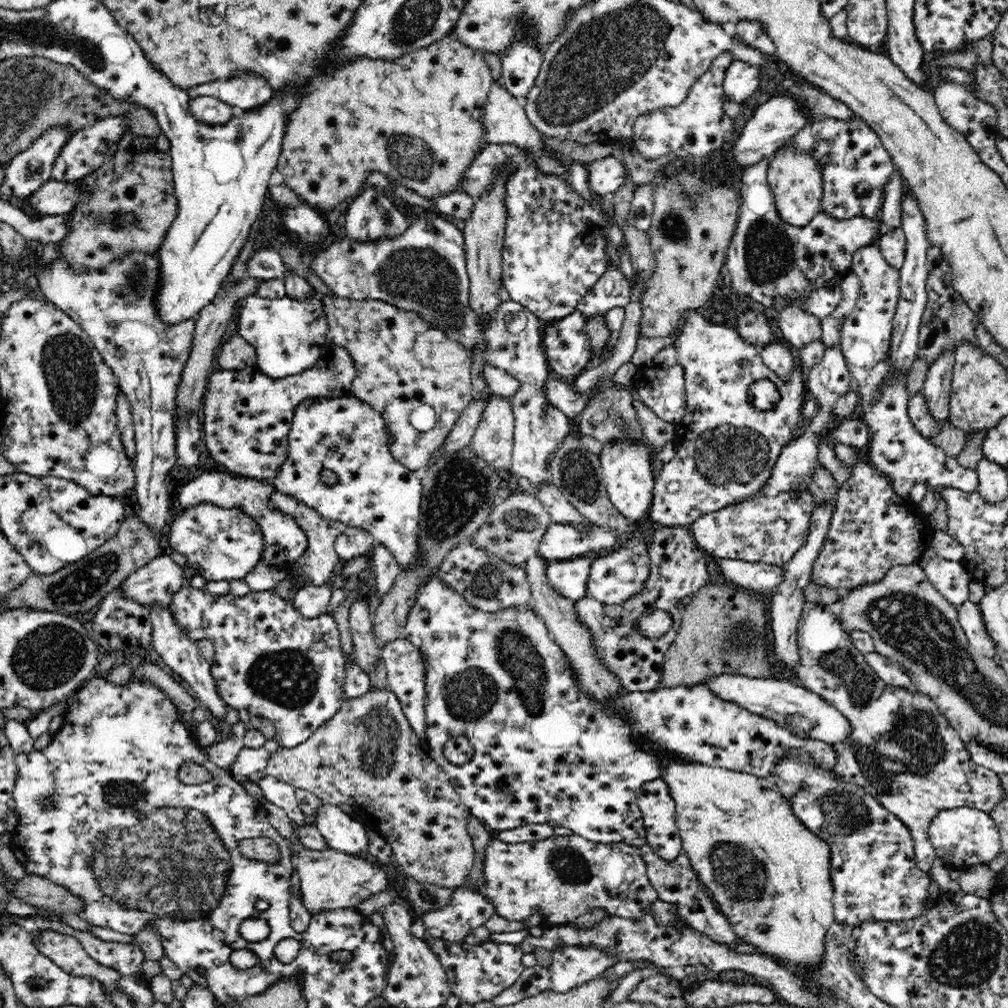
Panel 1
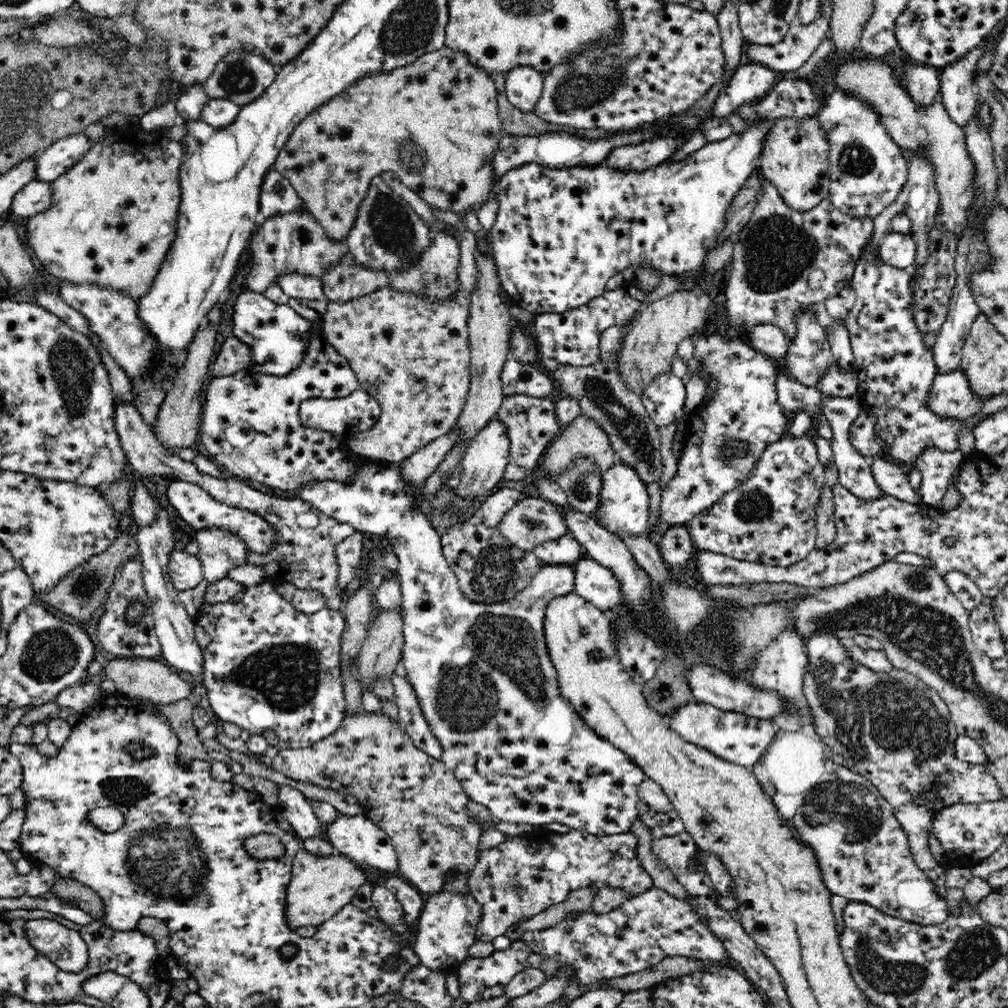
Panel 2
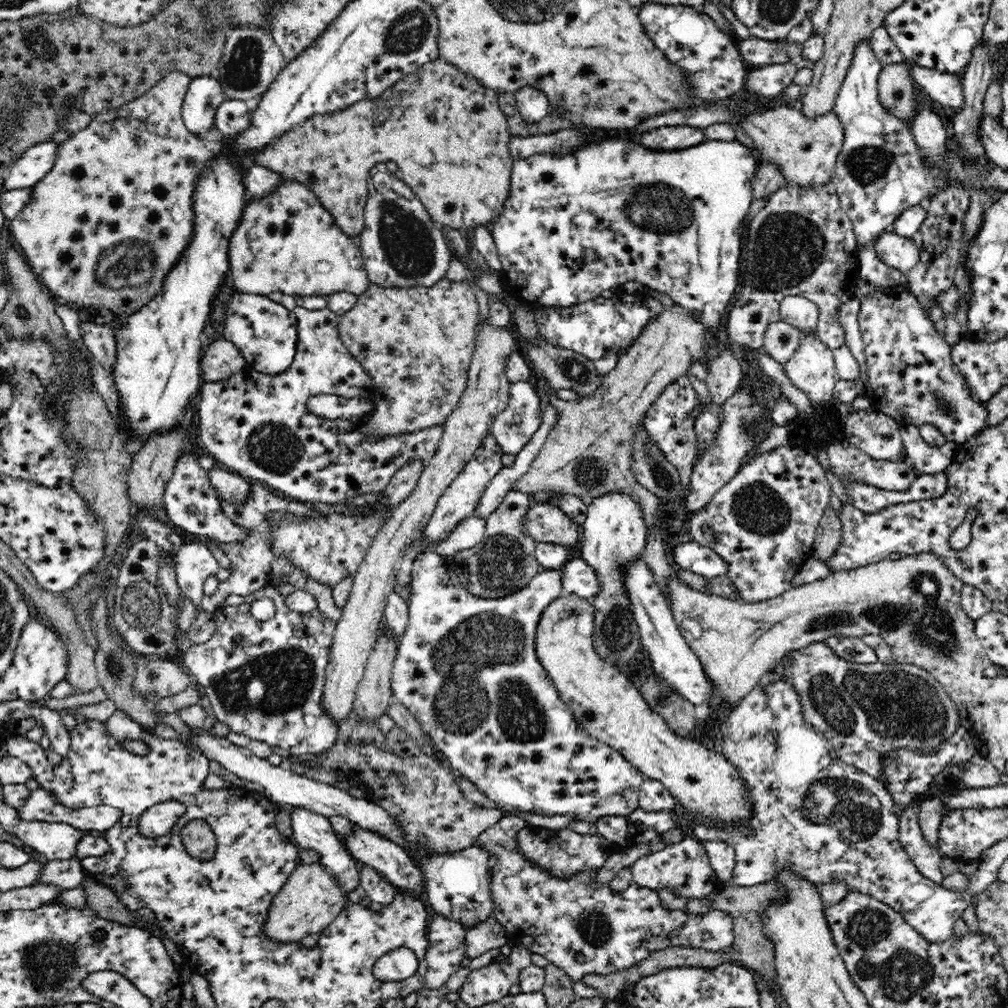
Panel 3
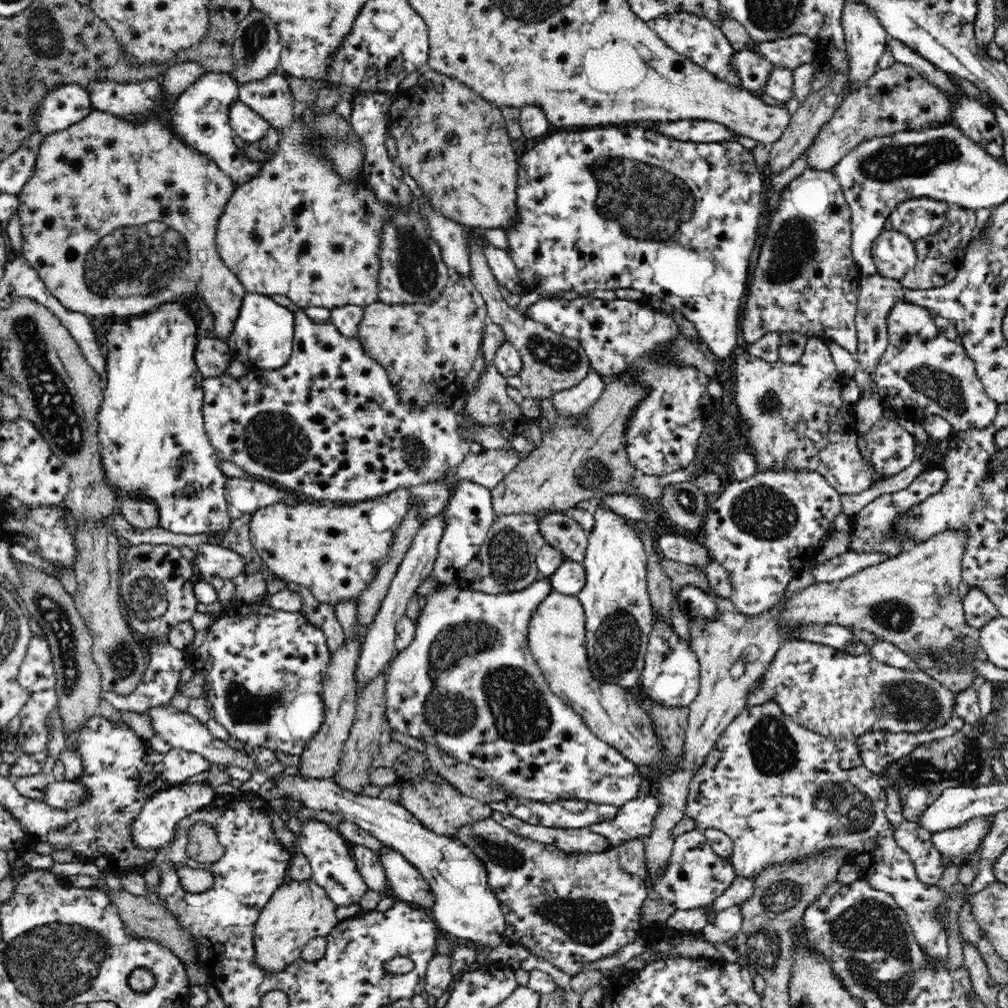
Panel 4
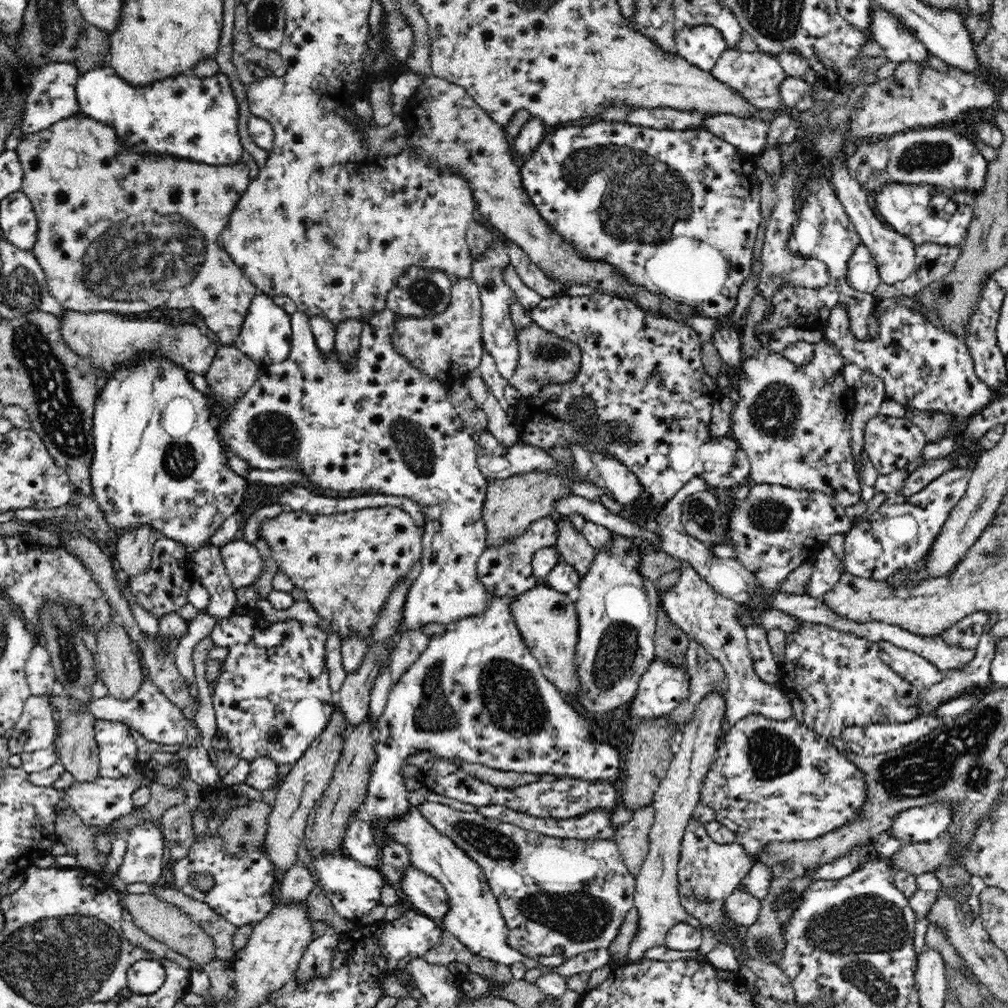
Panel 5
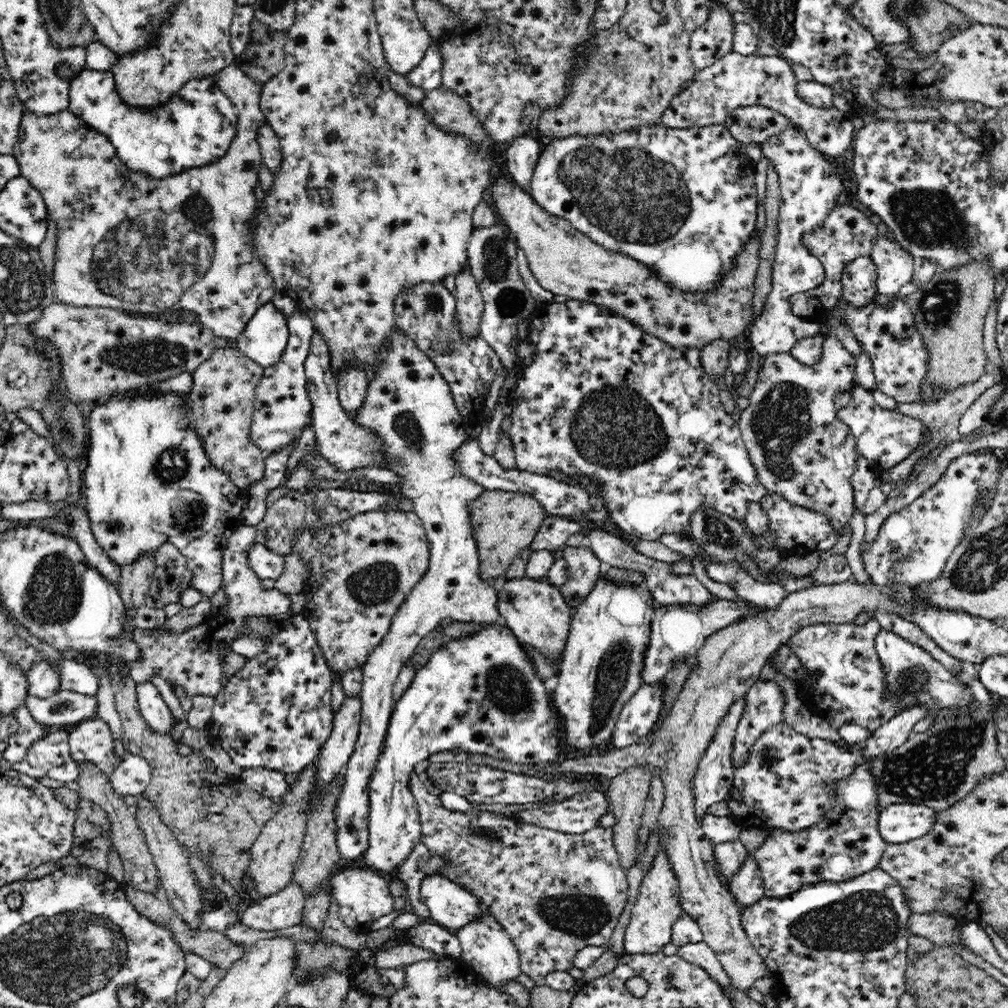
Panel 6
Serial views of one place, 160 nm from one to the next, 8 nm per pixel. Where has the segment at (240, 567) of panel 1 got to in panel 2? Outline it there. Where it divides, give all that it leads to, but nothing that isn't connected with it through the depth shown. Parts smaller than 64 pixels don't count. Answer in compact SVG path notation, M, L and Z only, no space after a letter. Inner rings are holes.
M212 526L206 532L196 532L194 540L200 544L198 560L202 563L203 578L208 585L226 578L227 572L235 565L248 563L248 545L228 528Z

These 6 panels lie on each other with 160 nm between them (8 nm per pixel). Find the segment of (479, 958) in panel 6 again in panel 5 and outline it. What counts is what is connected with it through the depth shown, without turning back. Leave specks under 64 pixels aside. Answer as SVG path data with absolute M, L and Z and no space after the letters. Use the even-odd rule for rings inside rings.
M417 807L408 808L401 815L384 817L372 828L381 830L381 836L386 836L387 840L404 845L409 850L411 865L434 877L442 885L449 900L447 912L440 922L443 931L452 933L470 952L489 958L492 962L510 967L514 962L524 960L524 955L509 945L505 916L481 866L453 839L436 830Z

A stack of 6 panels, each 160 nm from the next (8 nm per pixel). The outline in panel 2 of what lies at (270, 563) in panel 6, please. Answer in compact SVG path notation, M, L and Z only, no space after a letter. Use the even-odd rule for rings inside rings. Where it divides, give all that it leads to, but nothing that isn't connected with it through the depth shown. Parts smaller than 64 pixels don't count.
M174 550L170 554L166 572L167 578L178 592L196 588L203 579L202 563L194 554L190 555L183 550Z

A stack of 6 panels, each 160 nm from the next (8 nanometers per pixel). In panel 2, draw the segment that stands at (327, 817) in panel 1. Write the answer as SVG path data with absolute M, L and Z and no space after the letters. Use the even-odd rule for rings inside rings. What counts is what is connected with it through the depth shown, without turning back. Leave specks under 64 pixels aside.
M340 813L334 822L326 826L324 835L326 840L338 849L338 854L359 864L370 864L372 868L377 868L380 872L399 873L398 855L396 855L394 845L390 842L390 837L364 814L344 815Z

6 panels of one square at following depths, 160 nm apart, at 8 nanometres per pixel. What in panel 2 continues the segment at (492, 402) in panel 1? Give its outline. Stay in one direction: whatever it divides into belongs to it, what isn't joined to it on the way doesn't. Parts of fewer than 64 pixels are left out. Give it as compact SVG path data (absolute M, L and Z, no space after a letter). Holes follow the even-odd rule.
M494 416L471 441L460 462L459 483L455 486L455 493L460 498L483 499L493 492L494 486L503 479L506 465L510 462L510 439L505 426Z

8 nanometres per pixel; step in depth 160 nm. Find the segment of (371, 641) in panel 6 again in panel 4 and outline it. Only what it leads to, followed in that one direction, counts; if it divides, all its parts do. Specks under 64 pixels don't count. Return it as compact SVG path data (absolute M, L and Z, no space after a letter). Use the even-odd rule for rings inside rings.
M400 486L386 495L349 507L302 502L296 505L270 504L253 512L249 524L249 537L265 566L278 578L287 582L297 582L301 587L305 586L316 600L332 606L344 597L352 598L358 603L359 592L375 575L374 564L383 559L383 554L390 547L395 528L406 515L411 504L409 496L409 487Z

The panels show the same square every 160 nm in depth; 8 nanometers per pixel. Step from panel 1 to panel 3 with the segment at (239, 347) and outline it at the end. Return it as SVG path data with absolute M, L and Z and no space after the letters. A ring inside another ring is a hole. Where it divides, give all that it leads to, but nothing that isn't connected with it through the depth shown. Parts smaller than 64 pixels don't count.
M224 338L215 340L201 354L202 380L218 382L247 369L241 350Z

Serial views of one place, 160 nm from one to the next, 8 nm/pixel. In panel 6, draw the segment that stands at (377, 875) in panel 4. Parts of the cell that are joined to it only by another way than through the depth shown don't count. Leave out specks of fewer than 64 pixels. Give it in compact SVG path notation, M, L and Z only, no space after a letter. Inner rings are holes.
M395 327L394 330L392 330L392 334L388 334L387 339L385 341L382 341L377 346L377 349L375 350L375 356L377 356L377 359L375 360L375 367L373 368L373 371L371 372L371 376L369 378L369 382L367 383L367 392L363 396L363 402L359 406L359 409L356 409L356 412L352 414L356 415L356 422L353 422L353 424L355 424L357 428L364 428L367 430L367 432L371 432L371 434L374 434L376 438L380 438L380 444L382 444L380 452L382 452L382 450L386 448L386 452L388 452L386 456L388 456L388 458L392 458L392 460L394 460L394 458L398 460L398 464L392 464L392 468L390 468L390 470L394 470L394 472L398 472L400 476L404 476L404 482L400 484L400 488L402 488L402 494L406 494L406 496L408 496L407 500L410 500L412 508L419 517L419 520L422 520L423 522L427 536L427 544L430 545L430 562L427 563L427 570L423 572L422 578L420 578L418 582L415 583L414 588L412 588L412 590L410 590L410 592L407 594L406 600L402 602L402 604L396 611L396 614L394 614L390 622L390 630L386 632L386 636L382 638L382 642L380 642L378 646L372 647L372 652L370 655L368 655L367 662L362 669L363 682L361 686L361 695L359 697L360 702L362 702L360 731L358 733L357 741L355 742L354 752L348 759L347 766L344 769L344 773L347 776L347 781L345 782L345 786L342 789L341 799L338 800L336 806L337 847L339 855L341 856L342 861L345 863L351 863L352 859L364 855L365 850L369 848L370 803L368 786L370 785L371 774L374 774L374 766L375 763L378 762L379 753L382 751L383 748L383 739L386 736L387 728L391 720L391 712L395 704L395 700L393 699L393 687L396 683L397 677L399 676L399 673L405 668L406 664L408 664L408 662L410 661L410 658L414 655L415 649L421 642L421 638L424 638L430 631L433 631L440 621L452 620L458 621L460 623L465 622L480 625L484 622L494 623L495 619L498 618L499 615L499 610L497 607L498 587L490 585L488 582L485 581L485 579L482 579L482 575L480 575L481 561L480 558L478 558L477 541L476 537L474 537L473 534L472 519L471 515L469 514L470 502L474 502L474 500L480 497L482 491L484 491L485 488L479 484L476 484L476 482L474 482L474 479L470 478L468 475L462 472L462 467L460 467L460 463L458 463L458 461L456 461L456 459L452 457L454 456L454 453L460 451L462 446L464 446L465 443L469 441L468 435L466 434L465 430L465 426L467 425L467 423L464 418L461 417L461 414L457 409L457 403L453 399L453 391L449 386L449 383L446 382L446 379L442 376L441 371L437 369L437 366L421 350L418 350L416 342L414 342L413 339L410 339L408 335L404 333L404 331L398 329L398 327Z

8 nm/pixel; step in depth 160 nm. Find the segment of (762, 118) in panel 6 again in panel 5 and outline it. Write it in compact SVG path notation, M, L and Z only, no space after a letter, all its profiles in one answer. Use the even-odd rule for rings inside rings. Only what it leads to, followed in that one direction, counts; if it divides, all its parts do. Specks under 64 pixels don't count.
M718 113L704 117L699 128L729 142L744 153L759 156L765 148L770 125L755 118L743 120L731 114Z

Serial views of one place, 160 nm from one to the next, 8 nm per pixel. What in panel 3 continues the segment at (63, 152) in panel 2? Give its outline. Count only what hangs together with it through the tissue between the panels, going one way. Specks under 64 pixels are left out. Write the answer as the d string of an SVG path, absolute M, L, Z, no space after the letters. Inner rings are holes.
M51 140L38 143L25 150L19 161L14 162L8 176L4 178L5 191L37 185L54 168L58 152L60 152L60 144Z

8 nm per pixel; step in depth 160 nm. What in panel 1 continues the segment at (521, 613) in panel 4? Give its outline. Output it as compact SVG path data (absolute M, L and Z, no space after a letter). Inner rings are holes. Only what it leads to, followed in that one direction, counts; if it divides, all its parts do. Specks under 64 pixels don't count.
M314 395L304 398L295 410L288 436L287 456L272 480L275 490L303 502L324 518L334 519L348 527L362 528L376 536L377 542L392 553L402 569L411 565L417 555L416 532L422 498L421 474L410 472L390 453L389 434L382 415L367 402L353 396L336 399ZM322 469L336 473L337 481L332 486L321 479ZM578 557L566 561L551 561L547 566L549 585L564 598L572 602L588 594L587 582L593 560ZM438 576L432 578L422 590L420 590L420 594L418 594L417 601L414 603L414 606L410 609L408 613L406 624L403 626L403 636L402 638L408 640L418 651L420 651L420 655L422 655L422 661L426 663L426 700L425 700L425 709L426 709L426 731L425 731L425 739L427 744L430 745L430 754L432 758L442 767L444 773L447 774L447 777L450 778L450 784L455 787L455 792L462 799L464 805L470 809L471 816L474 818L478 818L482 821L482 824L486 825L492 833L500 832L503 830L514 830L514 828L518 828L519 826L526 826L526 824L549 824L560 830L561 832L572 832L577 834L579 837L585 838L589 841L596 842L604 842L604 843L626 843L627 845L634 847L641 847L647 843L646 838L646 829L643 825L643 816L641 813L641 809L638 804L637 791L642 788L642 786L646 785L648 782L656 780L656 778L660 778L662 776L662 770L668 766L668 762L683 762L683 764L702 764L708 766L716 766L723 769L730 769L738 772L748 773L758 778L768 778L773 776L774 766L777 766L790 754L790 752L795 752L795 754L805 754L807 758L809 758L809 764L813 768L822 768L825 772L834 772L834 766L837 764L837 751L833 749L832 745L825 743L824 741L819 740L806 740L804 738L798 738L798 736L790 733L790 731L783 729L778 726L775 721L763 718L761 715L753 714L746 710L744 707L738 706L738 704L734 702L730 702L729 699L722 699L720 695L716 695L710 687L706 686L704 683L694 684L692 686L684 686L678 685L676 687L662 687L656 691L628 691L624 694L620 694L618 698L610 698L610 700L604 700L604 702L599 702L599 700L595 700L595 698L588 698L584 693L580 693L578 689L578 685L576 685L576 675L572 673L572 669L570 669L570 665L568 665L568 659L564 657L564 653L562 653L562 648L556 645L554 639L551 637L547 626L545 625L545 621L540 618L539 615L536 614L536 611L530 606L530 608L510 608L510 609L502 609L496 613L487 613L479 608L476 608L474 605L468 603L468 601L463 600L462 596L459 596L458 593L454 592L454 589L446 588L446 584L442 584L442 580L439 580ZM496 722L500 722L500 724L496 724ZM458 736L465 736L471 742L472 748L474 749L474 754L472 758L463 765L455 765L453 762L450 762L445 756L446 743L454 738L458 738ZM648 745L650 750L646 752L643 748ZM799 750L799 751L796 751Z

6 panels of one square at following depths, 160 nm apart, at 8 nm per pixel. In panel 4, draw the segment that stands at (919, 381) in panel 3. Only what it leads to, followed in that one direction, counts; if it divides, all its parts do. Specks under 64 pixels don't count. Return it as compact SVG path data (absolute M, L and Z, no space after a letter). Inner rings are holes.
M899 303L888 314L888 346L876 366L876 386L883 409L894 411L899 420L920 422L927 414L938 415L950 424L950 431L957 433L984 428L997 415L997 405L988 396L975 369L975 362L967 355L959 340L941 336L931 313L922 306Z

